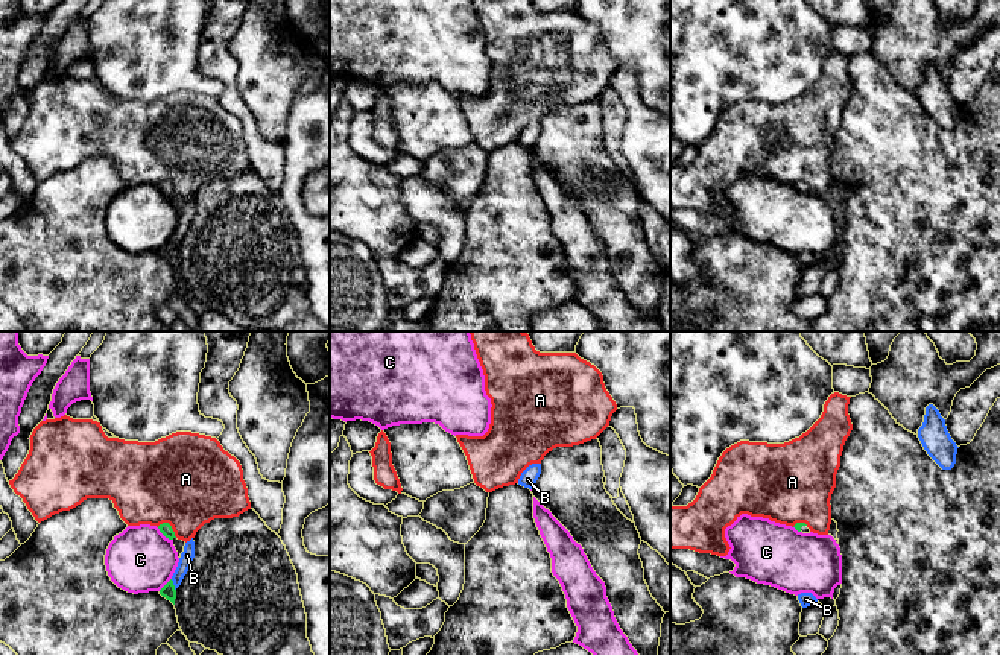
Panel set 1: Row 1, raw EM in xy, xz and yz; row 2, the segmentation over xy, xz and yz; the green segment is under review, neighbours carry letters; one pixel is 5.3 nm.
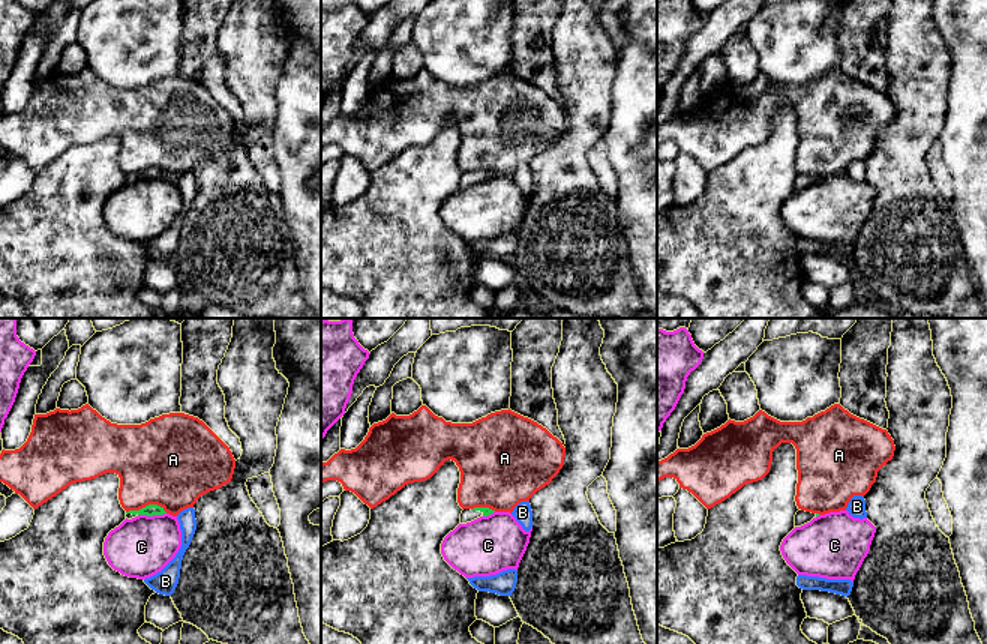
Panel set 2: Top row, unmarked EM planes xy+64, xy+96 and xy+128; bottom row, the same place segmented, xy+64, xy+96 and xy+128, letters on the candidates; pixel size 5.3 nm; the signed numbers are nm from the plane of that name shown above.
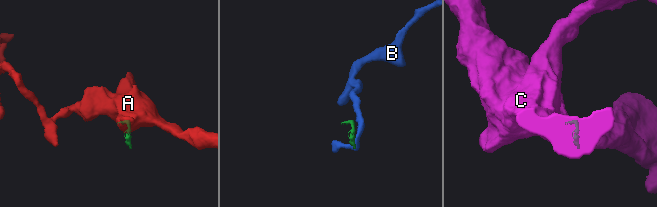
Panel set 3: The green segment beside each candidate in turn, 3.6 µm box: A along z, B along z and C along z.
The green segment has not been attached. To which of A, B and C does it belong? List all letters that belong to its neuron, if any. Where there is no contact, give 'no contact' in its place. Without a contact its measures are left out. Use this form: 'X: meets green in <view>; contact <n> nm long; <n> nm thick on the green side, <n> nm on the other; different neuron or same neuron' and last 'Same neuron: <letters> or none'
A: meets green in xy; contact 130 nm long; 70 nm thick on the green side, 480 nm on the other; different neuron
B: meets green in xy; contact 70 nm long; 70 nm thick on the green side, 70 nm on the other; different neuron
C: meets green in xy; contact 110 nm long; 70 nm thick on the green side, 340 nm on the other; different neuron
Same neuron: none

